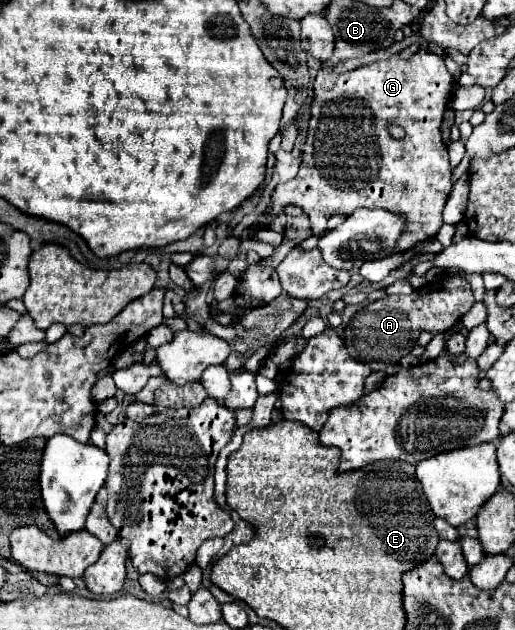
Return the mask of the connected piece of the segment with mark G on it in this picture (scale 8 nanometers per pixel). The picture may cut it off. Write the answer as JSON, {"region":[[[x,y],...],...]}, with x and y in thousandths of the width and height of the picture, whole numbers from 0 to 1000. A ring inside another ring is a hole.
{"region":[[[814,79],[798,95],[779,92],[779,86],[763,86],[751,95],[662,117],[623,108],[608,143],[612,152],[604,162],[604,190],[581,276],[565,289],[542,292],[526,311],[546,311],[550,324],[573,324],[588,330],[608,375],[631,368],[635,349],[647,340],[682,340],[701,327],[779,337],[790,346],[794,368],[786,368],[771,384],[771,400],[794,397],[810,384],[849,371],[856,362],[856,333],[880,295],[880,270],[868,232],[856,222],[856,194],[868,162],[876,159],[880,121],[864,108],[860,92],[841,83]],[[755,200],[779,200],[786,206],[786,219],[767,222],[751,206]]]}

